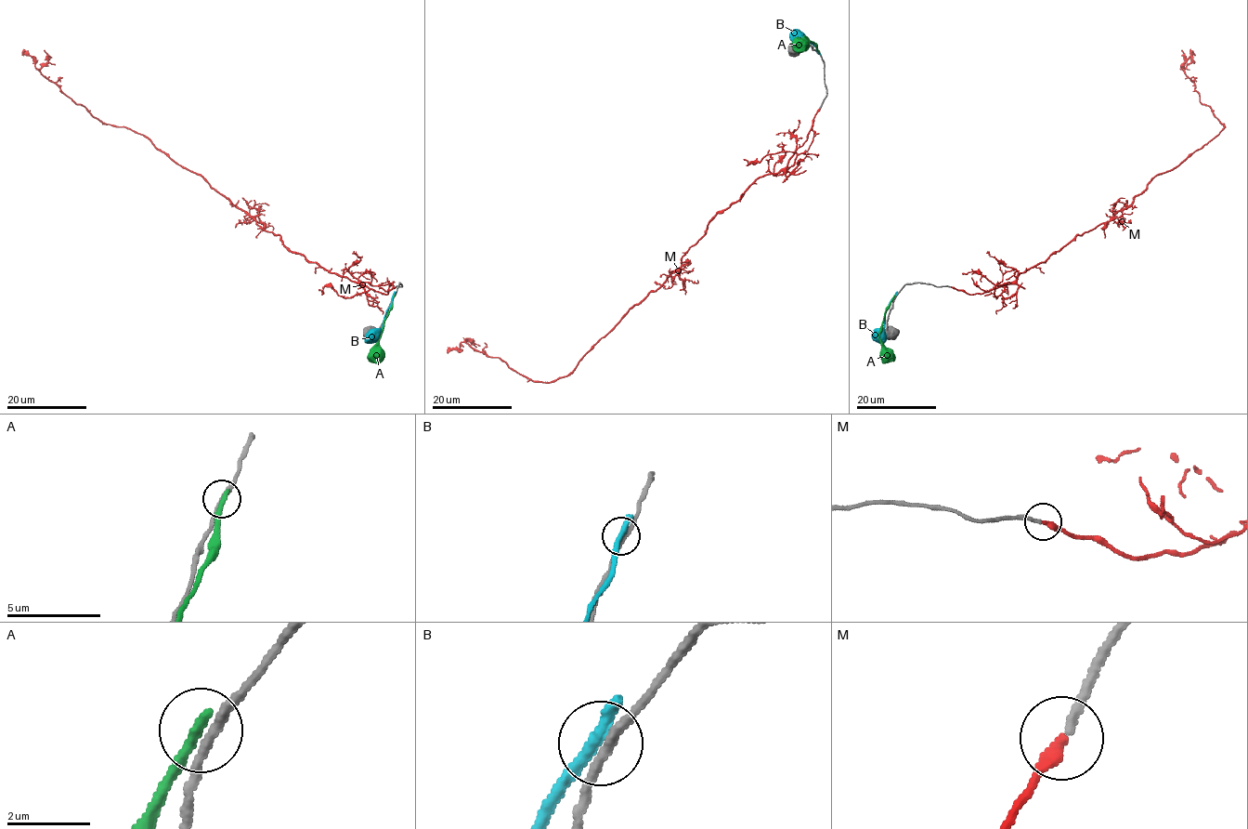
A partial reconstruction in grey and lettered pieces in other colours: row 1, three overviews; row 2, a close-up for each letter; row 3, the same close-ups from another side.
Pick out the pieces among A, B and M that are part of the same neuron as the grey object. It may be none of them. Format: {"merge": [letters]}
{"merge": ["M"]}

